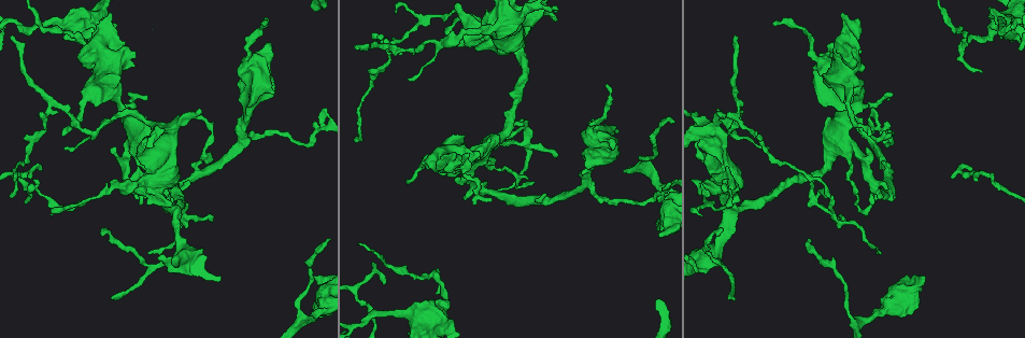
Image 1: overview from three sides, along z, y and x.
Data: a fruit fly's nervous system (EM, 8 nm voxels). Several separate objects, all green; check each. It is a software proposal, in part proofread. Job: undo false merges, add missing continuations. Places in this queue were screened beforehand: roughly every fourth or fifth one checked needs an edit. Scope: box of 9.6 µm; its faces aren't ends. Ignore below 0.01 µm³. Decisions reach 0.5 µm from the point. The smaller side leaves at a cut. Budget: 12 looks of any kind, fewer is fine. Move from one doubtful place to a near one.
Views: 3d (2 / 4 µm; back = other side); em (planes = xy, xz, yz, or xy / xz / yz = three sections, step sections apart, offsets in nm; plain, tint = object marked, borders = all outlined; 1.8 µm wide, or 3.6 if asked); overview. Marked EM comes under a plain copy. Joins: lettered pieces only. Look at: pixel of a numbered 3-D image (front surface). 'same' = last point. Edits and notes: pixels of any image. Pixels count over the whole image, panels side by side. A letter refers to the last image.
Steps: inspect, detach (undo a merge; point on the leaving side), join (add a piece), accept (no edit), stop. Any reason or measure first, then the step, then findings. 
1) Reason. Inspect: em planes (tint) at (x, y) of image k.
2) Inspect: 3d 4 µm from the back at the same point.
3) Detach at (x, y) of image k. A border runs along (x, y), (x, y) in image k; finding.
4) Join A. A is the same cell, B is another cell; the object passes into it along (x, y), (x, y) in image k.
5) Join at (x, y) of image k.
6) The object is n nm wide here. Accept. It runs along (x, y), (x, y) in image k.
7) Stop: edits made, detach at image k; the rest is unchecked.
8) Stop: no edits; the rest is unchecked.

Branch stops here. Inspect: 3d 4 µm at (661, 236) of image 1.

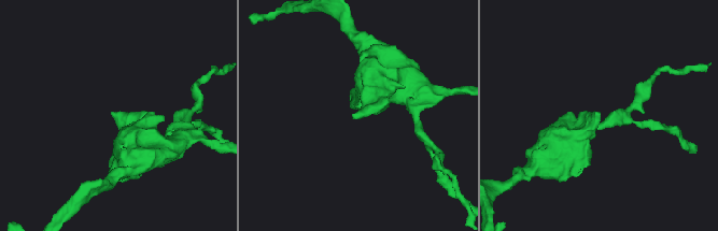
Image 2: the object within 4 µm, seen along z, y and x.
Need the tissue. Inspect: em yz step 4 (tint) at (355, 115) of image 2.

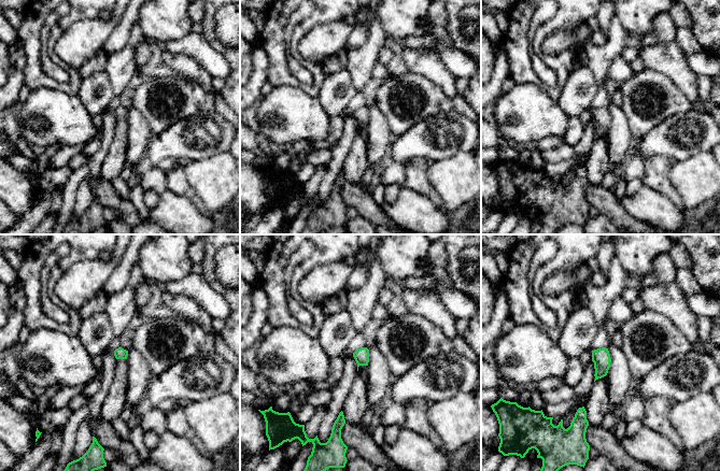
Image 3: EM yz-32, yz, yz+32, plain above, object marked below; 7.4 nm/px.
Cut it another way. Inspect: em planes (borders) at the same point.

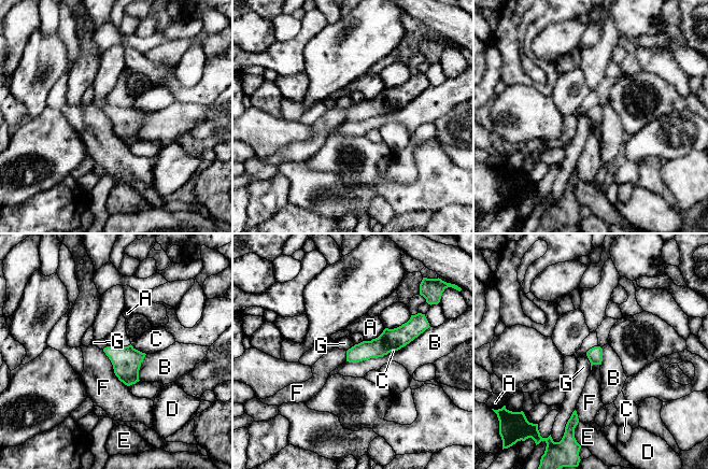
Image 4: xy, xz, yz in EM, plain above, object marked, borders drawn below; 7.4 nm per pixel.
Accept. A, B, C, D, E, F and G are other cells; it runs along (413, 331), (349, 358) in image 4; no lettered piece goes on from it.

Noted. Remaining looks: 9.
Branch stops here. Inspect: em planes (borders) at (456, 153) of image 1.

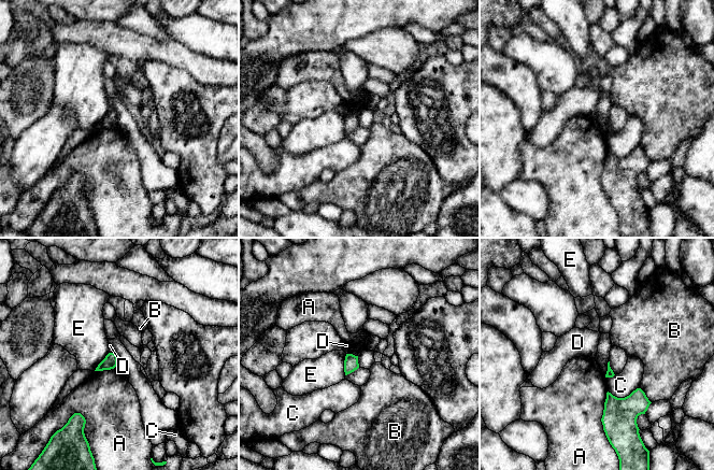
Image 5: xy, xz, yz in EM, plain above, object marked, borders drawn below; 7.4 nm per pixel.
Accept. A, B, C, D and E are other cells; a border runs along (346, 353), (357, 356) in image 5; none of them fits.

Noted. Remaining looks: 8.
Abrupt turn. Inspect: 3d 4 µm at (435, 274) of image 1.

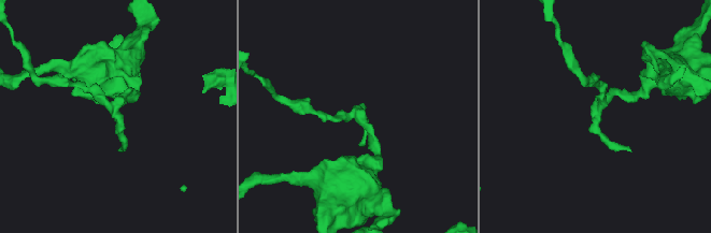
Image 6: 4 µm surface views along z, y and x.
Inspect: em planes (tint) at (360, 113) of image 6.

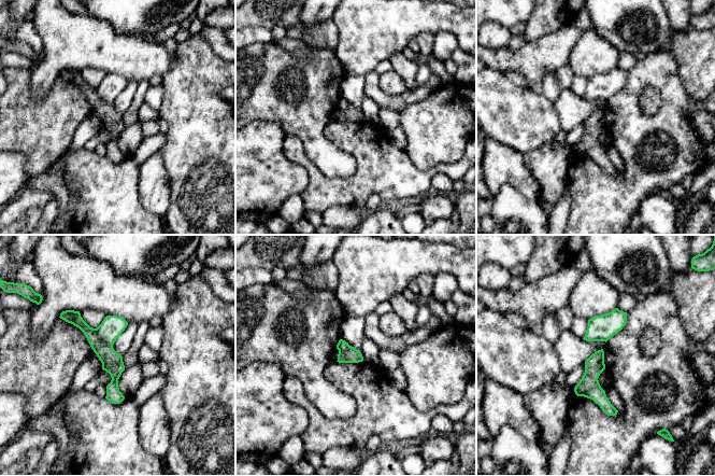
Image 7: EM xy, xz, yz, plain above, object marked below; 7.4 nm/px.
Inspect: em planes (borders) at the same point.

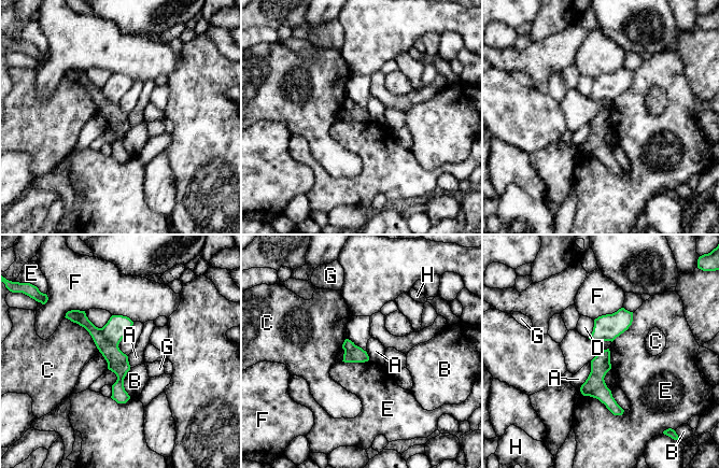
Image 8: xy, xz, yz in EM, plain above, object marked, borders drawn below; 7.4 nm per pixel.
The object is 130 nm wide here. Detach at (117, 362) of image 8. A, B, C, D, E, F, G and H are other cells; a border runs along (99, 328), (111, 343), (117, 345) in image 8; two neurons meet here.

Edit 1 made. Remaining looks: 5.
Inspect: overview.

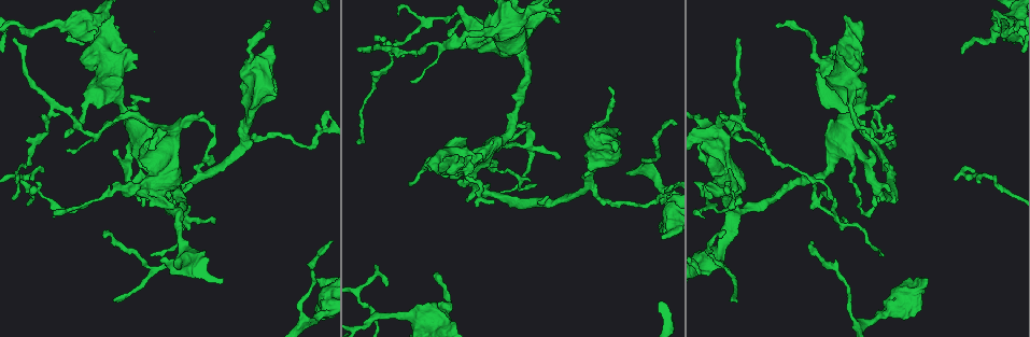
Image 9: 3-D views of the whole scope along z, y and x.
Tapers out. Inspect: 3d 2 µm at (723, 230) of image 9.

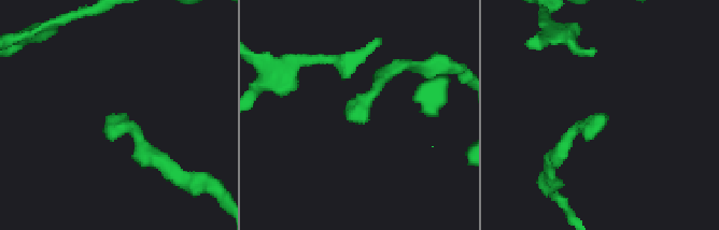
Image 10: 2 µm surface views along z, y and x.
Inspect: em planes (tint) at (602, 120) of image 10.

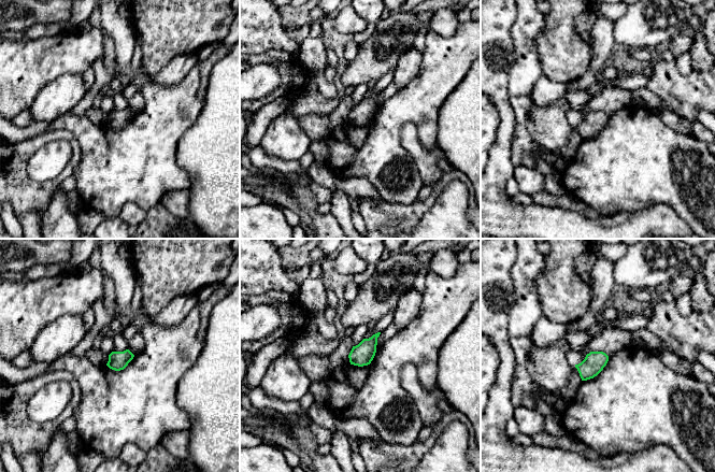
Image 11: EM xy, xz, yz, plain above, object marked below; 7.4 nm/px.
Inspect: em planes (borders) at the same point.

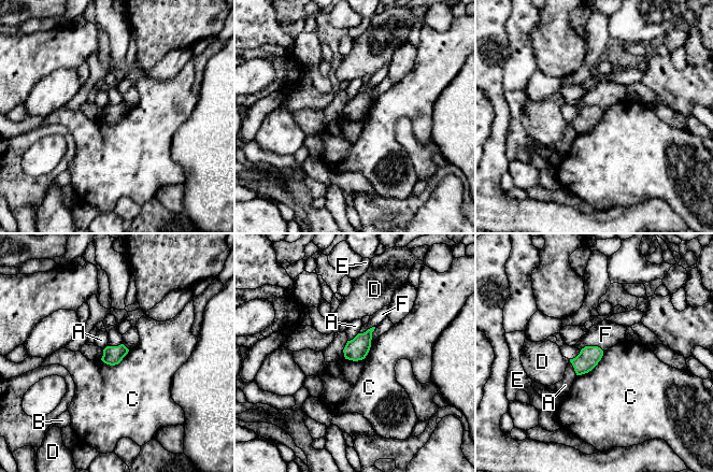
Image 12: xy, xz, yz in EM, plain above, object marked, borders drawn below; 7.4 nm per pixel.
Accept. A, B, C, D, E and F are other cells; a border runs along (371, 345), (364, 358), (345, 359) in image 12; no lettered piece goes on from it.

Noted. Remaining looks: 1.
Stop: edits made, detach at image 8; the rest is unchecked.

